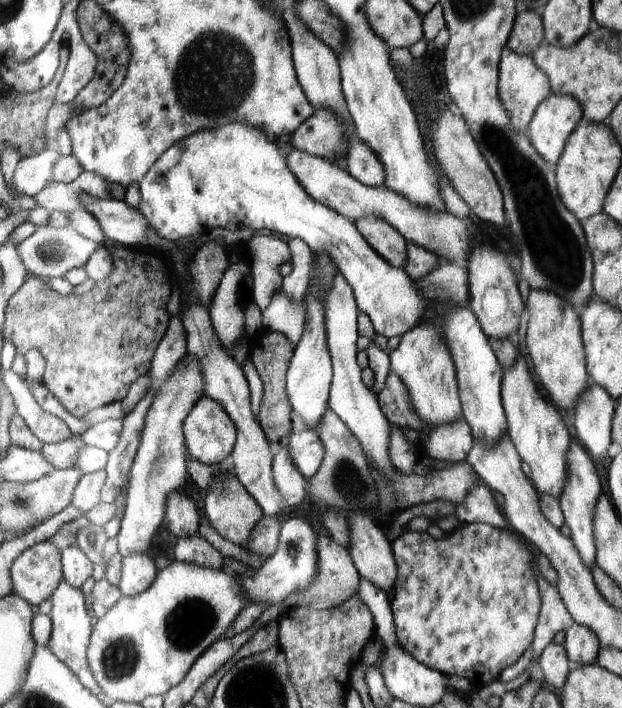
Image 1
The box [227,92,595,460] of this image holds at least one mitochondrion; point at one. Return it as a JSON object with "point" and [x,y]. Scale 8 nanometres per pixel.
{"point":[557,254]}

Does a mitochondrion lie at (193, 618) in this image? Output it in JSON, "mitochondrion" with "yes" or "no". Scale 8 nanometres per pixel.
{"mitochondrion":"yes"}

